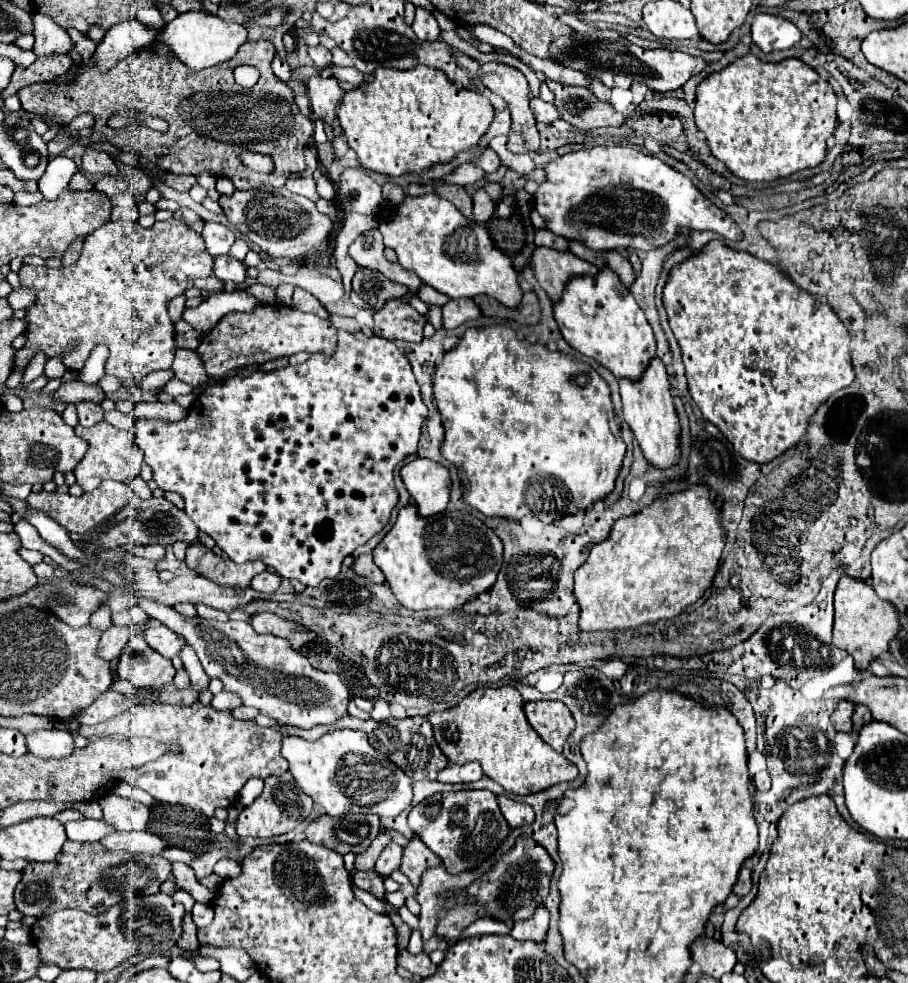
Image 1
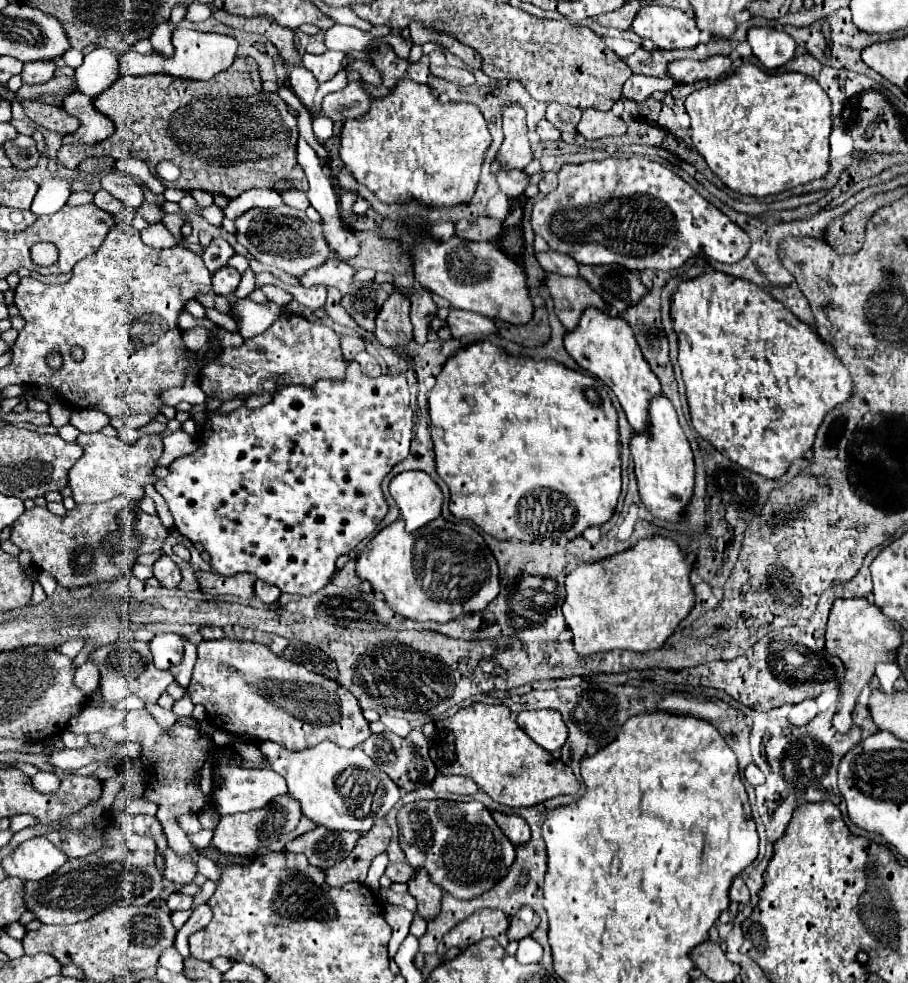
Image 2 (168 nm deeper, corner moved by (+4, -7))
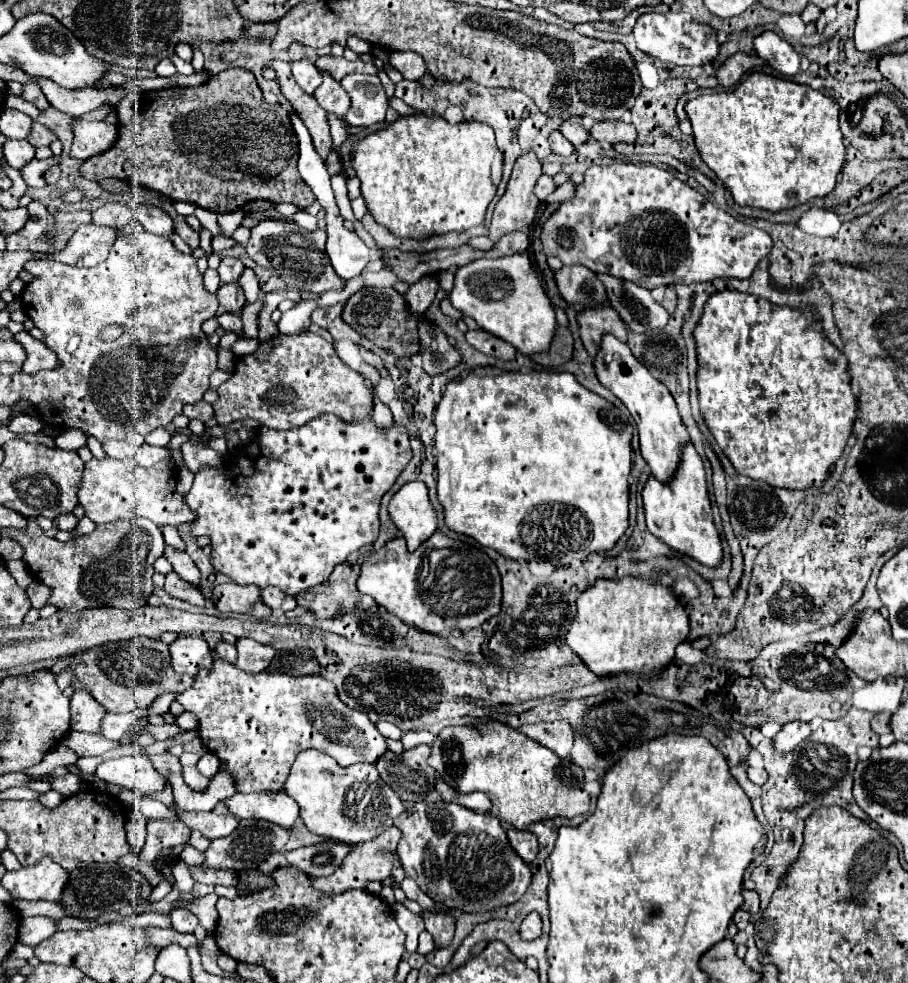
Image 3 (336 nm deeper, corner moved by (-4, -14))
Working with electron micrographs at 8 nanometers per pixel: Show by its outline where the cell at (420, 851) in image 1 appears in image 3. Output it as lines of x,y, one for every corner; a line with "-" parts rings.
438,904
438,912
422,912
422,916
426,930
434,936
436,948
446,948
454,936
454,916
442,904

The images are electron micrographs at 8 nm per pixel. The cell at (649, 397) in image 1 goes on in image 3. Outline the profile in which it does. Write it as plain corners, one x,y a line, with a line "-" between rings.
692,444
684,448
682,462
672,482
662,484
654,476
650,476
650,480
646,482
642,490
642,498
644,498
644,510
646,510
646,526
658,540
668,544
672,550
698,560
704,566
716,568
722,562
722,540
712,518
704,466

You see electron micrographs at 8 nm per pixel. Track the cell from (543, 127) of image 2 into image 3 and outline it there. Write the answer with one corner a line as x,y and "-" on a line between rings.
560,132
550,134
550,148
554,154
560,154
560,156
570,156
574,152
574,146

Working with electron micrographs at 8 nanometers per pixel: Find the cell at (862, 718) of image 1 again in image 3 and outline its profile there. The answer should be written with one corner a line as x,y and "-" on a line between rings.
880,712
880,714
876,714
876,716
872,718
872,730
874,730
876,734
886,734
886,732
890,732
888,720
890,720
890,712

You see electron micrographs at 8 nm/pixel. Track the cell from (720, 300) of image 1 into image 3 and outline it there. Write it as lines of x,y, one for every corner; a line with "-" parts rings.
724,290
716,292
708,298
704,304
704,314
694,330
696,338
696,350
698,350
698,400
700,400
700,412
716,438
722,452
730,458
738,474
744,474
754,480
762,480
766,484
772,484
774,488
786,488
786,490
806,490
816,484
816,488
822,488
824,480
830,476
830,468
840,460
846,442
852,434
852,426
856,420
856,396
850,388
850,374
848,374
848,358
826,338
822,330
822,320
816,312
810,308
800,310
792,306
778,306
772,304
760,296
754,294
742,294
738,290

